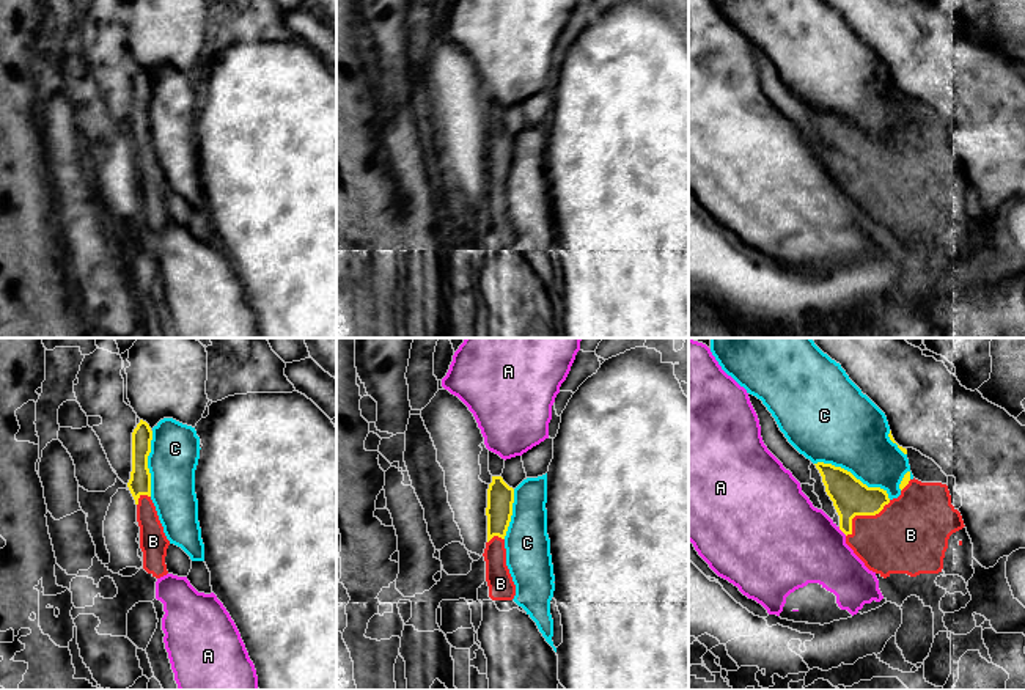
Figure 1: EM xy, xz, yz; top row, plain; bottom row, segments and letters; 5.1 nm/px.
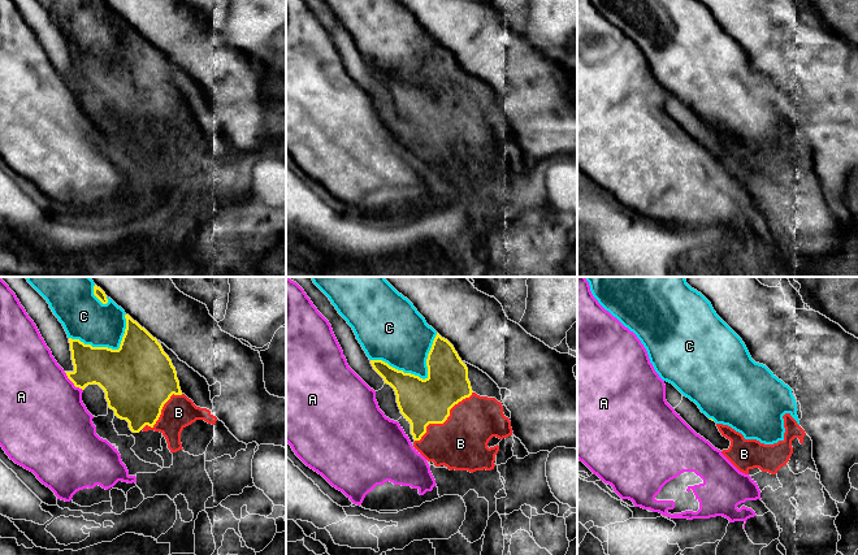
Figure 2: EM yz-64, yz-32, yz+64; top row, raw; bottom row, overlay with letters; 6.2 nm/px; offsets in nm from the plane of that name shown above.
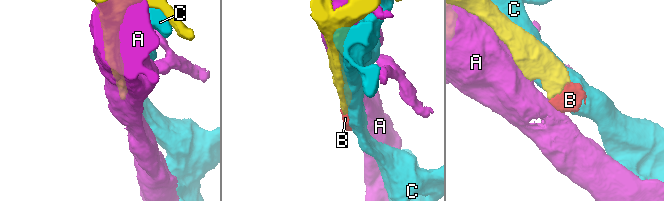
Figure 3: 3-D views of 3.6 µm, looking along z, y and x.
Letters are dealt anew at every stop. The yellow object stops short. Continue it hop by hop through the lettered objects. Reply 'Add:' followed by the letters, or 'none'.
Add: B

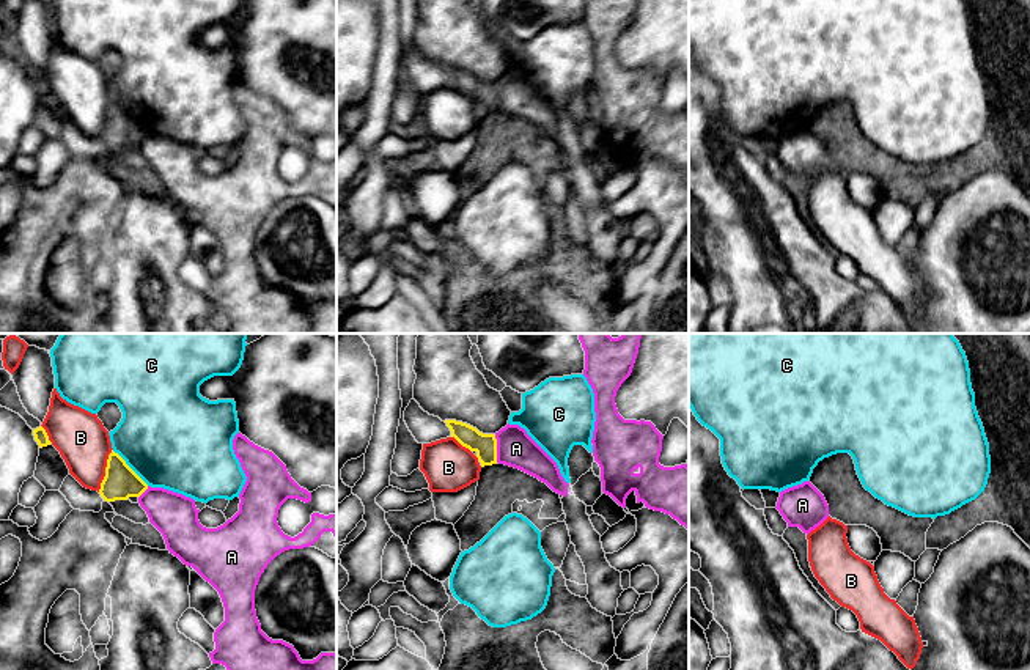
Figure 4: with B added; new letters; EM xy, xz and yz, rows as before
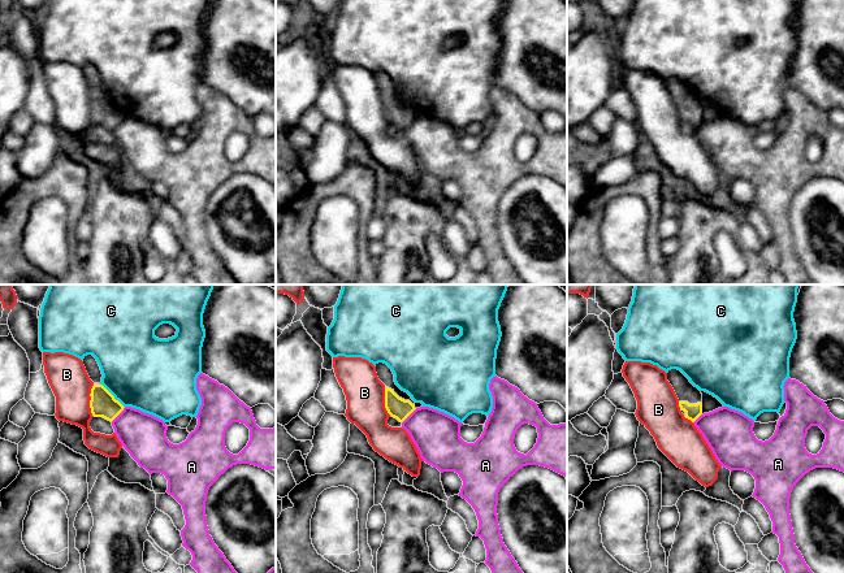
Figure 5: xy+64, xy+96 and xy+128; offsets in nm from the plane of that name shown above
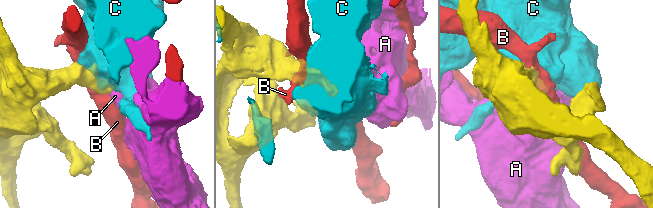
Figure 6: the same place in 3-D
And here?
Add: none

